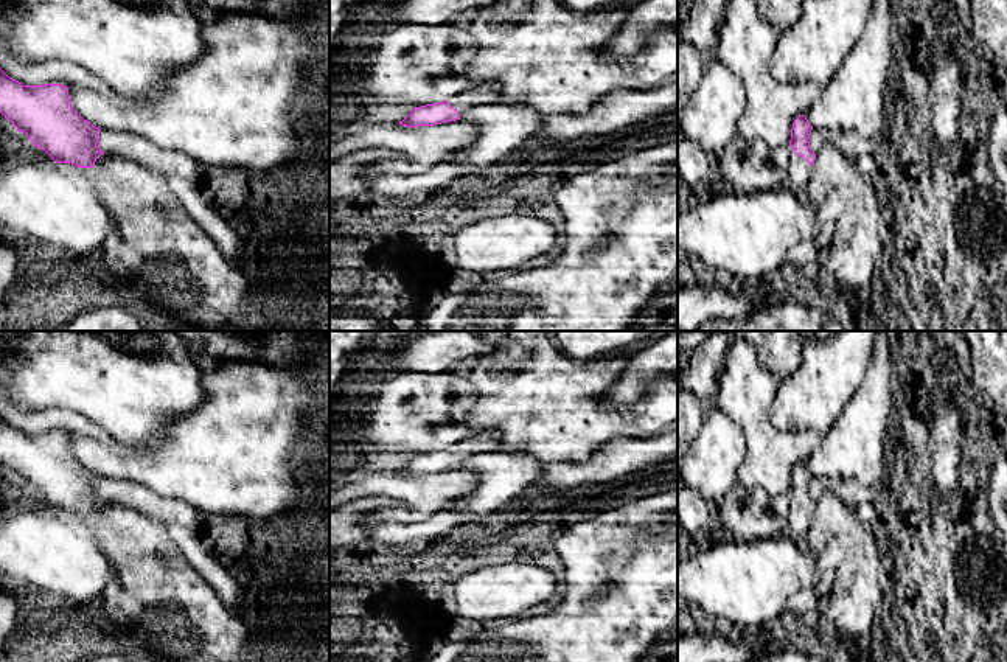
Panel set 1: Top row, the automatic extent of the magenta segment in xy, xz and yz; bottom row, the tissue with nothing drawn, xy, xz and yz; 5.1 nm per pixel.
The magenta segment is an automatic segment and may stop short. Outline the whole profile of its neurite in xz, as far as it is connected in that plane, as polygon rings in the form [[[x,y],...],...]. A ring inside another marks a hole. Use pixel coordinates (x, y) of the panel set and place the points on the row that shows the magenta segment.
[[[494,82],[474,85],[463,90],[449,101],[413,107],[413,110],[399,124],[407,127],[434,126],[444,121],[455,121],[463,112],[476,106],[499,103],[500,87]]]

